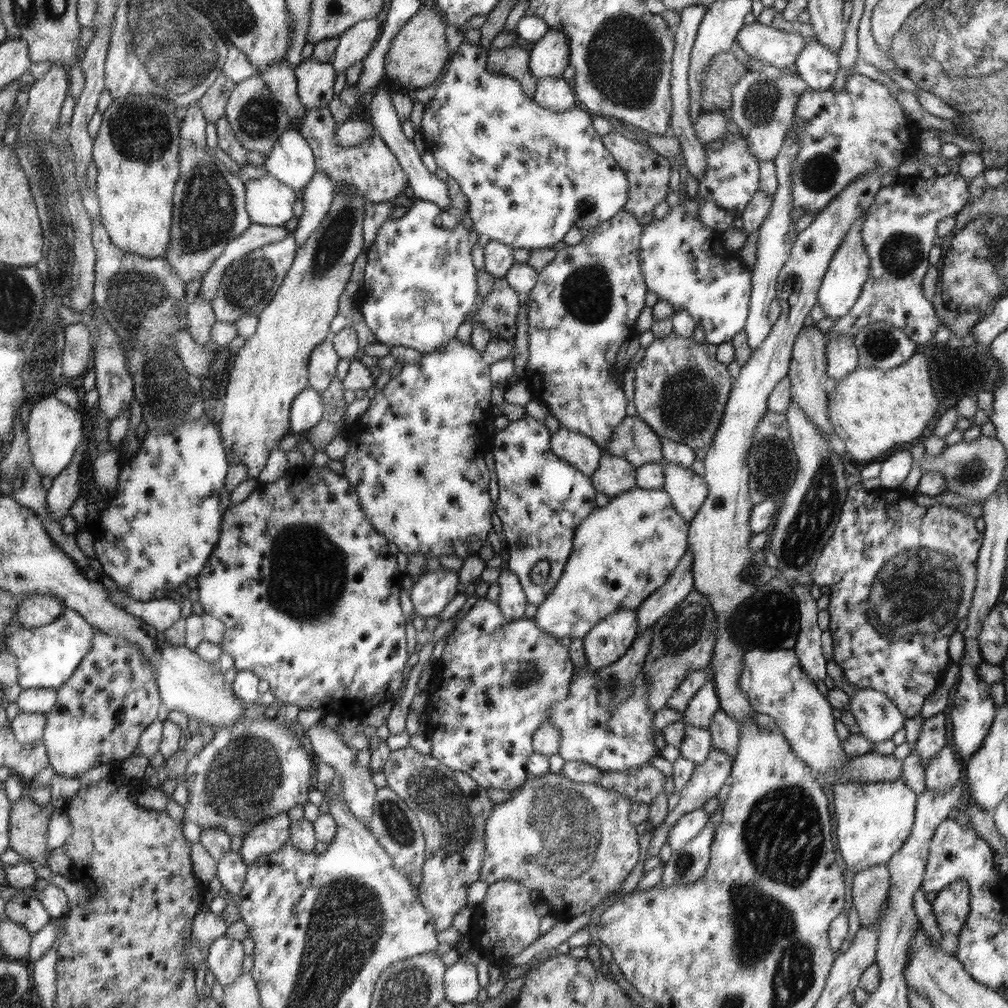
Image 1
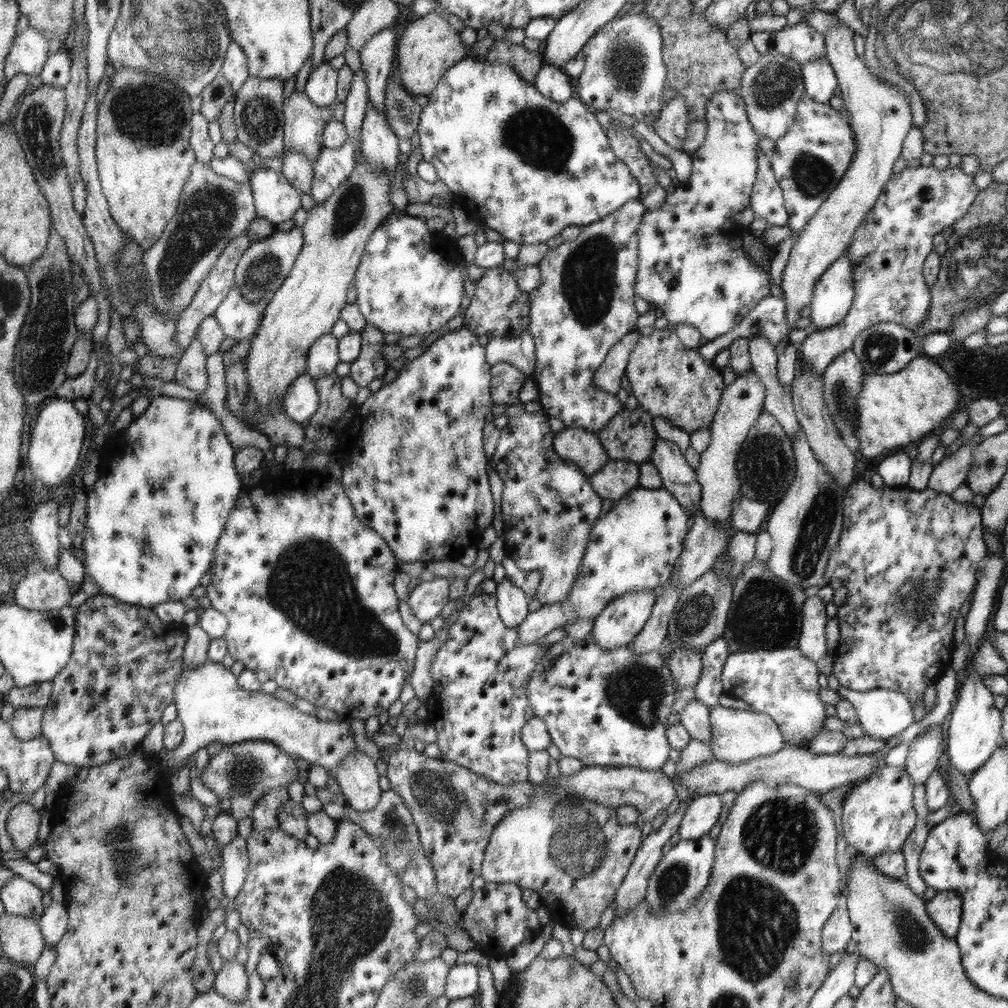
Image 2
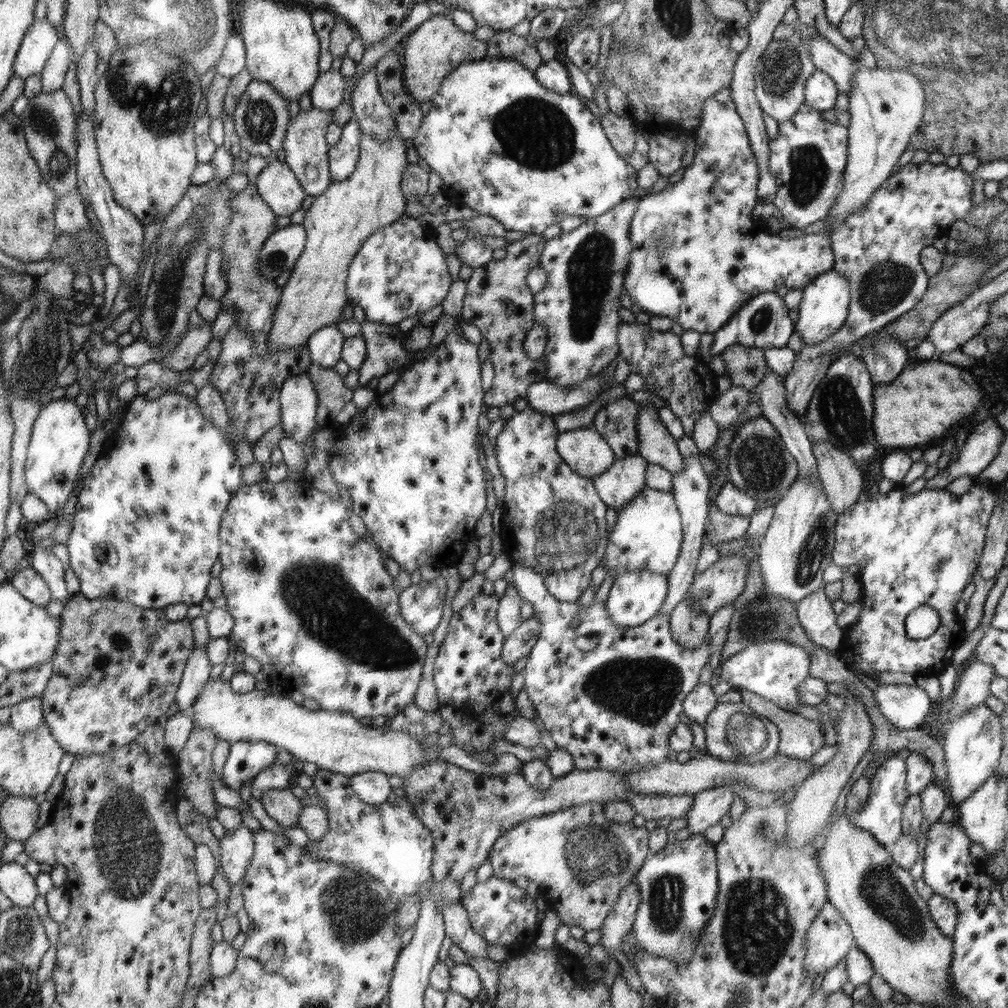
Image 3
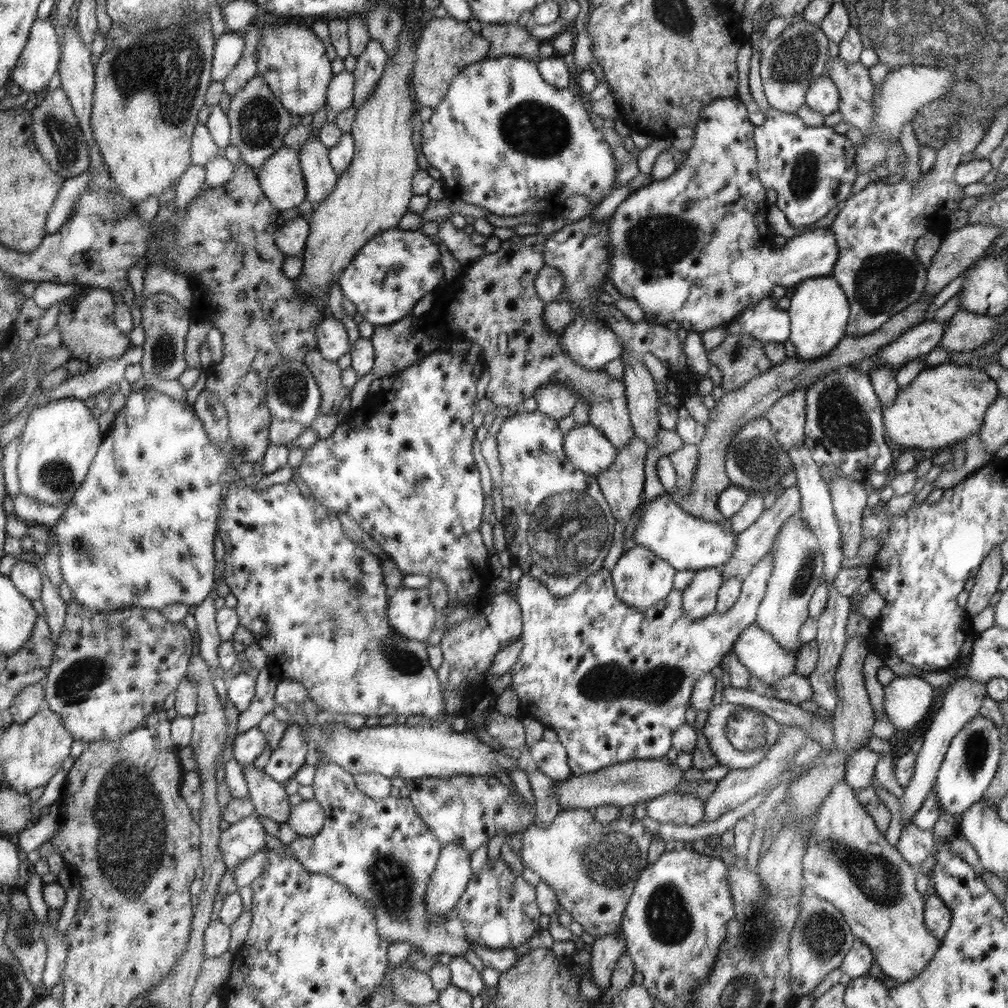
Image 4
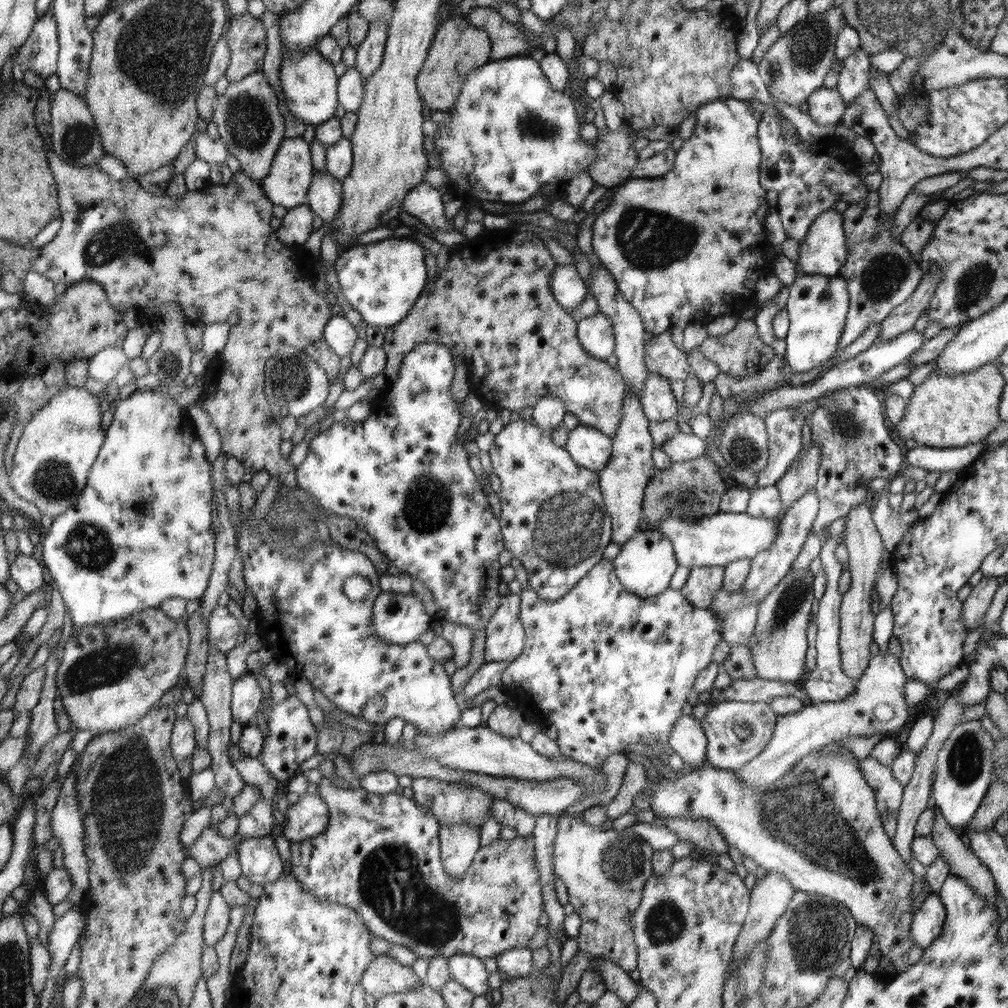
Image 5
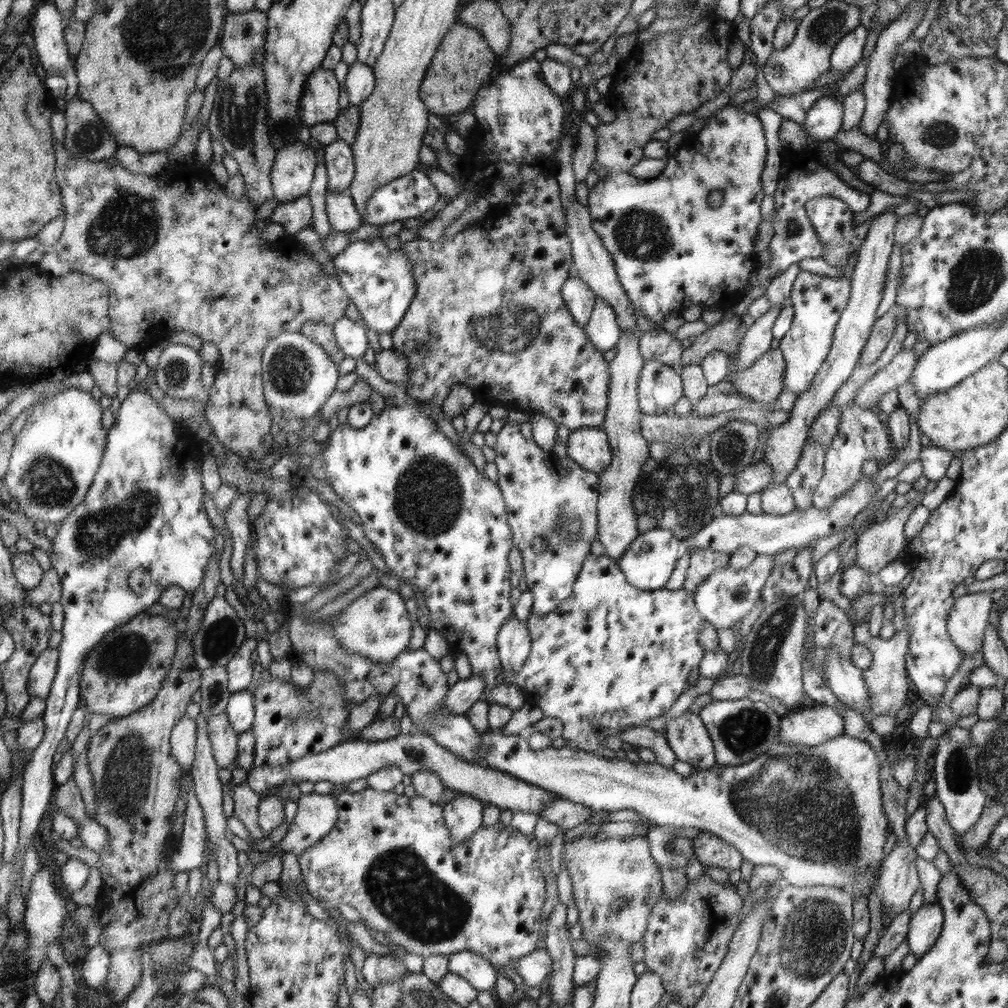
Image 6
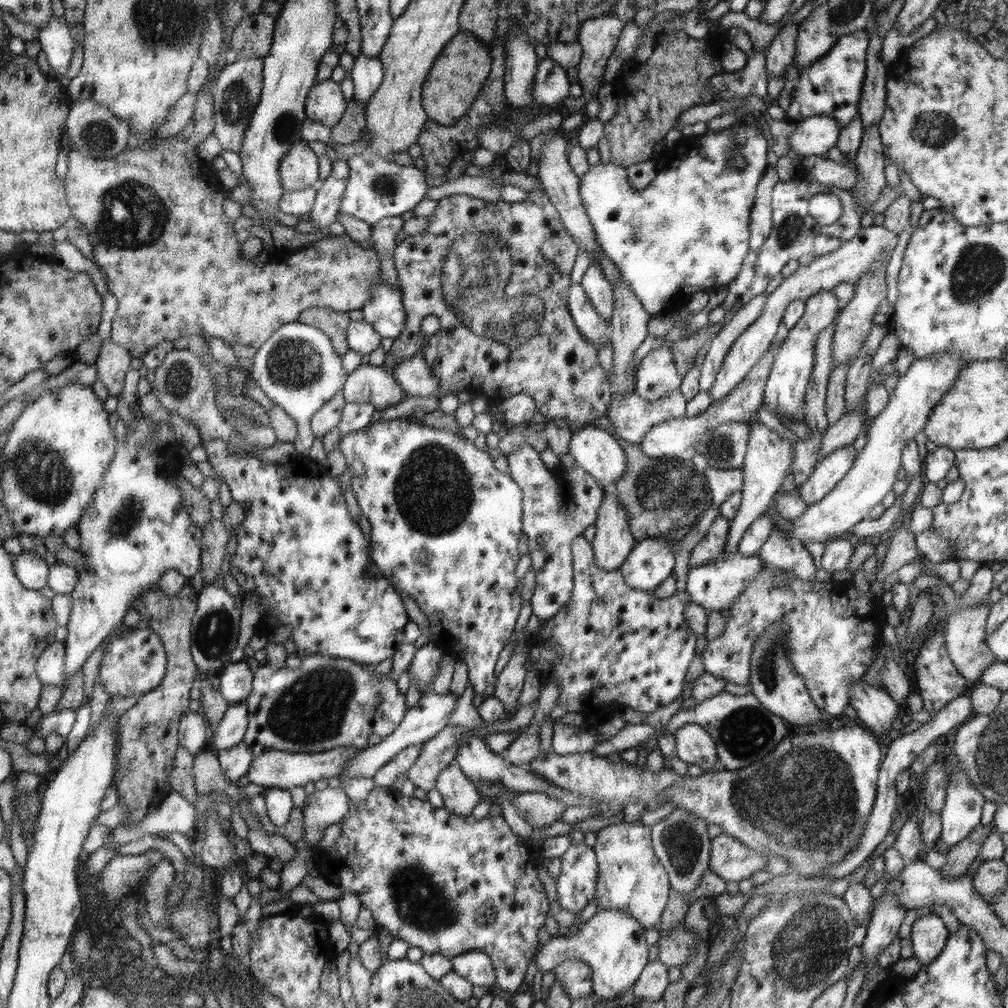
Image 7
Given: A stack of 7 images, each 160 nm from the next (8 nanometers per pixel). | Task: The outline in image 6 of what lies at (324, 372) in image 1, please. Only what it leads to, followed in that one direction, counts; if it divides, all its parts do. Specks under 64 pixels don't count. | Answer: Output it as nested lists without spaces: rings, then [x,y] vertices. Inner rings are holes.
[[[344,316],[333,324],[333,331],[339,349],[344,352],[344,356],[356,360],[364,356],[369,345],[364,323]]]

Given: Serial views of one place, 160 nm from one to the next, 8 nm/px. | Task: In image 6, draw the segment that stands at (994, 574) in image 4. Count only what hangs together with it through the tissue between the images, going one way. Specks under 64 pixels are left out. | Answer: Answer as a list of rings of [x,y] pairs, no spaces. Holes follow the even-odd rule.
[[[967,592],[952,605],[948,613],[948,632],[963,658],[981,650],[984,633],[989,627],[992,601],[989,592]]]

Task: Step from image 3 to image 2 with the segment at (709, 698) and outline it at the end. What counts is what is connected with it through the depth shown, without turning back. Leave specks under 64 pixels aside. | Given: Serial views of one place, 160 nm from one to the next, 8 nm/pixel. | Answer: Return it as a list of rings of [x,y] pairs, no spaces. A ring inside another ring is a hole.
[[[694,698],[678,716],[677,721],[689,732],[691,740],[709,745],[712,736],[709,721],[711,708],[712,706],[706,706]]]

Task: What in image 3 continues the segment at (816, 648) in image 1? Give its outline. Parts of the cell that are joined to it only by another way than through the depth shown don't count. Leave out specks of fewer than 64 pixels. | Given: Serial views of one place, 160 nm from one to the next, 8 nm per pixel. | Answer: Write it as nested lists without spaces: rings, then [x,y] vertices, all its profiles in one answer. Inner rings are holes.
[[[820,588],[802,598],[796,605],[796,611],[809,640],[834,653],[844,640],[845,631],[837,625],[837,615],[833,612],[832,605],[825,589]]]

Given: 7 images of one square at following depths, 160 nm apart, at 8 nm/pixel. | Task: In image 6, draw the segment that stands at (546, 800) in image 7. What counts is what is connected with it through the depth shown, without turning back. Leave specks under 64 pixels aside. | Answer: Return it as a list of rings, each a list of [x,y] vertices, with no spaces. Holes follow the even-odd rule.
[[[557,797],[546,808],[543,808],[538,816],[557,824],[564,830],[569,830],[578,824],[589,822],[592,811],[587,806],[582,806],[582,804],[566,800],[563,797]]]

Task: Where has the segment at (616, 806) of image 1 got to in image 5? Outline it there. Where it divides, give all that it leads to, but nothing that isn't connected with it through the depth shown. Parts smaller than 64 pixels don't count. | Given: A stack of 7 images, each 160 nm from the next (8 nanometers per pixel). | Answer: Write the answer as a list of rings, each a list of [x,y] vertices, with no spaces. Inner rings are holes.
[[[562,815],[557,818],[557,833],[553,840],[551,865],[554,874],[562,879],[569,894],[569,903],[573,906],[574,914],[581,918],[578,951],[586,952],[593,958],[608,959],[618,964],[628,975],[637,968],[637,946],[634,943],[631,927],[631,916],[640,904],[644,883],[649,876],[655,874],[652,870],[651,858],[655,850],[638,838],[630,828],[616,831],[613,828],[604,830],[592,826],[580,818]]]

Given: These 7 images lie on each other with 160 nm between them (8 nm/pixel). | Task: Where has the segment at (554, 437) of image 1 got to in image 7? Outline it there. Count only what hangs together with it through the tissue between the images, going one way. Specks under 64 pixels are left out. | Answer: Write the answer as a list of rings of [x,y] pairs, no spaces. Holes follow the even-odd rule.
[[[588,424],[572,433],[568,453],[574,457],[576,465],[605,489],[626,472],[626,455],[618,440],[594,425]]]

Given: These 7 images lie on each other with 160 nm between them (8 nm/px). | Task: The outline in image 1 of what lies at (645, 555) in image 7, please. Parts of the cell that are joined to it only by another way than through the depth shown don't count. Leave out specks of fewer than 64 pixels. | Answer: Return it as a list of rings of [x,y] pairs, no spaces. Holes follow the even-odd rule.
[[[620,609],[592,627],[583,638],[585,659],[589,666],[599,669],[626,654],[637,633],[636,614],[638,609]]]

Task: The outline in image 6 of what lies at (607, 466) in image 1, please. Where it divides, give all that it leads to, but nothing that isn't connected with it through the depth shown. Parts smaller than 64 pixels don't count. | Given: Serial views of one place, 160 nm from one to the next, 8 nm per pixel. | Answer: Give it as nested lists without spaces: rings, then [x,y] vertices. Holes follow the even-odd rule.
[[[622,330],[618,353],[611,362],[611,383],[608,389],[608,406],[603,422],[612,449],[612,462],[605,472],[599,474],[599,498],[597,501],[598,540],[604,546],[604,552],[611,559],[618,560],[630,544],[639,536],[637,516],[632,504],[632,493],[636,481],[642,475],[642,466],[646,465],[649,456],[649,442],[641,435],[641,410],[638,402],[638,383],[644,359],[639,353],[641,332]]]

